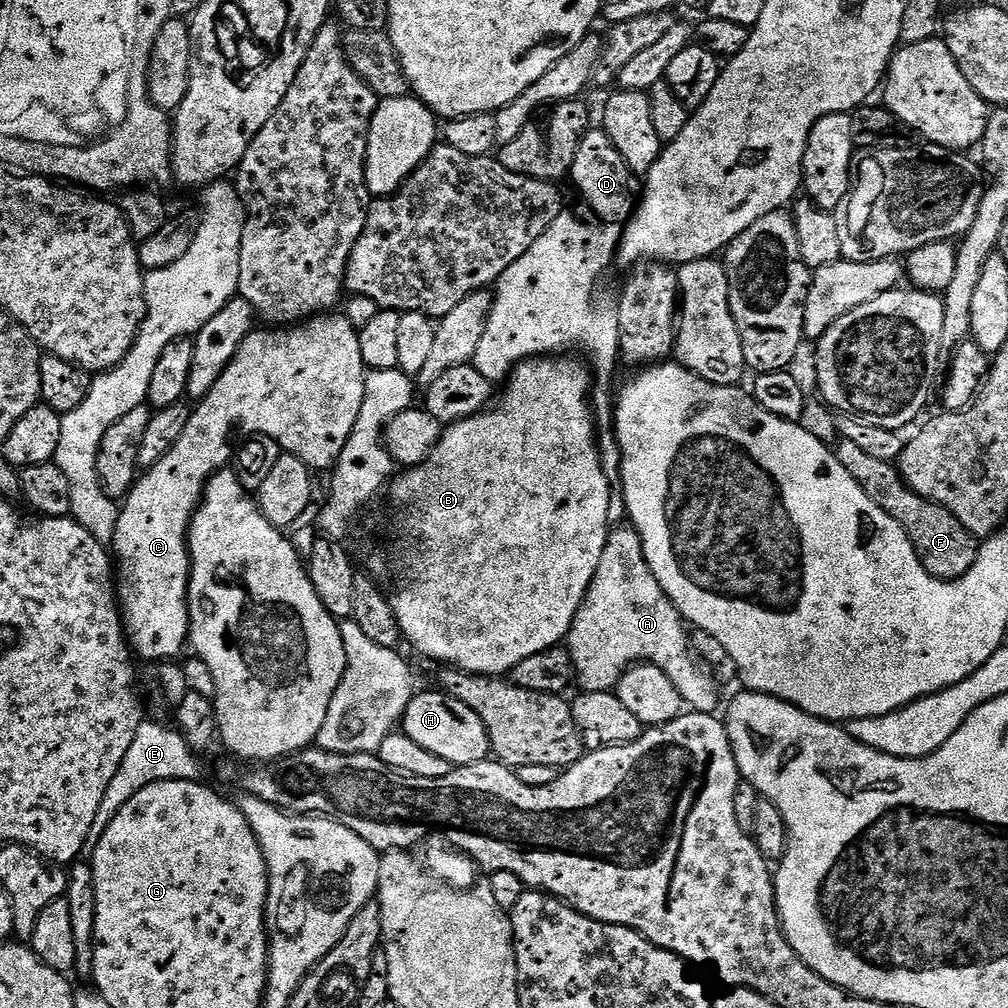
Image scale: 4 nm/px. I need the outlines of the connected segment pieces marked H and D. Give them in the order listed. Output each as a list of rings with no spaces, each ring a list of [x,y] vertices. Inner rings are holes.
[[[420,690],[412,697],[410,706],[406,706],[404,711],[403,732],[414,738],[414,742],[418,742],[422,750],[430,750],[430,754],[438,754],[438,758],[450,762],[453,766],[477,764],[489,759],[492,746],[482,718],[464,702],[451,699],[447,692],[435,691]]]
[[[603,130],[585,132],[572,163],[570,181],[580,191],[582,199],[588,203],[597,221],[606,224],[620,224],[627,221],[636,211],[642,195],[642,180],[623,160],[611,138]]]

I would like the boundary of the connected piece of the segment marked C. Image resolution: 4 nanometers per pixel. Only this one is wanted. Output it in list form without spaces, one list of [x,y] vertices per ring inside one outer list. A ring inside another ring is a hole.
[[[321,314],[313,316],[311,320],[305,320],[295,326],[268,326],[260,330],[253,330],[250,335],[244,339],[238,346],[234,358],[226,366],[224,373],[214,382],[214,386],[199,401],[200,405],[195,405],[190,414],[190,422],[186,422],[186,431],[178,442],[158,462],[154,467],[147,469],[133,484],[131,492],[124,497],[122,507],[120,508],[120,517],[114,530],[114,538],[110,545],[114,553],[114,583],[118,597],[118,607],[120,618],[124,626],[126,639],[135,655],[144,660],[154,660],[153,662],[171,661],[179,657],[178,654],[183,650],[184,644],[190,640],[190,625],[188,622],[188,577],[190,575],[190,557],[188,554],[188,529],[192,526],[192,519],[196,516],[196,510],[200,507],[200,501],[204,498],[204,488],[208,484],[208,479],[216,475],[217,472],[225,471],[231,465],[234,459],[234,449],[241,443],[242,438],[250,436],[269,436],[278,442],[278,446],[287,455],[302,458],[306,466],[313,470],[319,468],[331,469],[342,454],[343,447],[346,446],[347,439],[350,438],[351,431],[354,430],[354,424],[358,422],[358,414],[362,407],[364,377],[366,369],[362,362],[362,346],[360,345],[360,334],[357,328],[348,321],[347,316],[343,314]]]

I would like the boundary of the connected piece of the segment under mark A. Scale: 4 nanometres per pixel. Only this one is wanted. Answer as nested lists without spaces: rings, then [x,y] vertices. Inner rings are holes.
[[[616,526],[609,531],[602,558],[598,562],[598,570],[568,631],[566,647],[572,659],[575,683],[581,684],[579,687],[585,692],[613,691],[632,665],[653,664],[666,674],[666,678],[670,678],[670,682],[674,682],[678,694],[691,711],[715,713],[720,704],[717,681],[713,673],[705,670],[701,661],[694,655],[686,621],[672,599],[662,590],[658,578],[654,578],[646,562],[640,535],[631,526]]]

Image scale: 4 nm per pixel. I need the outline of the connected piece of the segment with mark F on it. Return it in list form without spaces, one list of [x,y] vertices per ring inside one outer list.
[[[845,439],[835,445],[834,451],[842,466],[846,466],[846,470],[854,478],[854,482],[862,486],[864,493],[882,511],[890,514],[890,518],[894,518],[894,522],[898,522],[902,530],[906,530],[922,566],[931,576],[957,578],[965,576],[970,566],[974,566],[978,551],[977,537],[971,536],[966,526],[962,526],[962,522],[958,522],[958,518],[950,514],[950,510],[922,498],[908,487],[895,463],[887,464],[882,462],[882,458],[865,454],[859,446],[854,446],[854,442]]]

